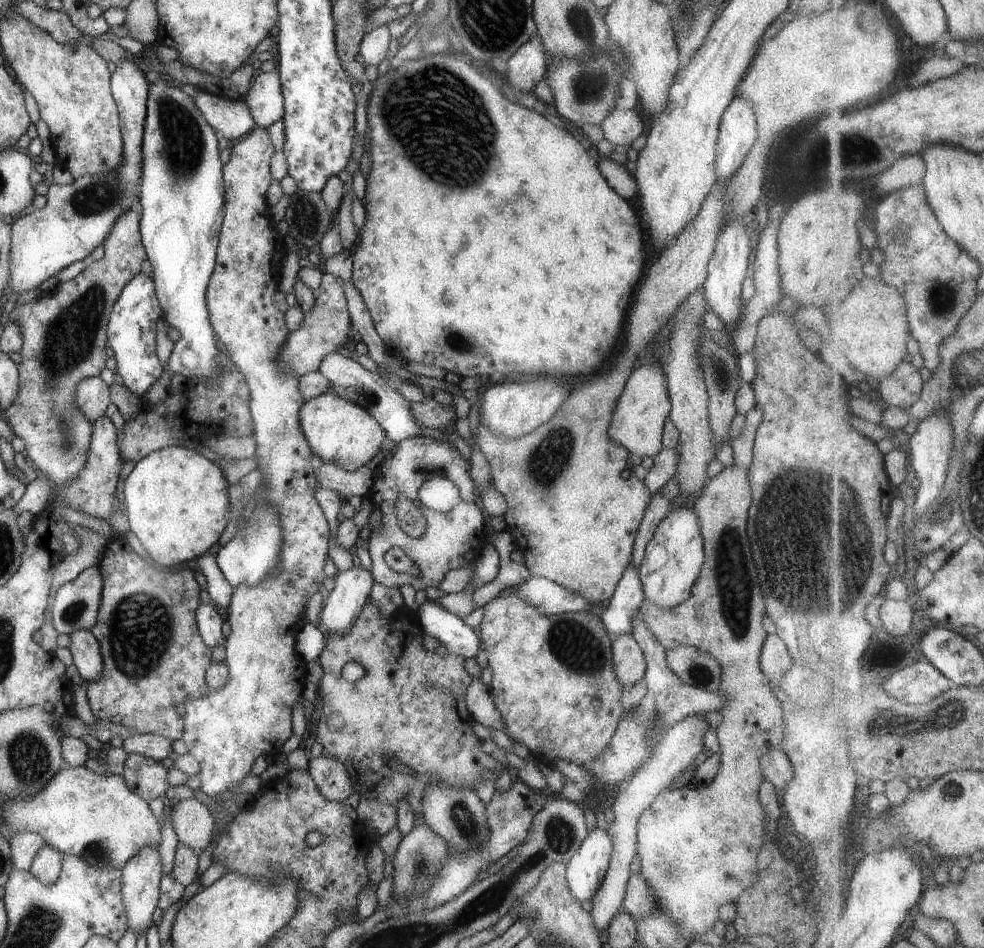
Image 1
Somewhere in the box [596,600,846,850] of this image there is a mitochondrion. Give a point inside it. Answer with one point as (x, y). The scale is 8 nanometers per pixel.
(700, 674)

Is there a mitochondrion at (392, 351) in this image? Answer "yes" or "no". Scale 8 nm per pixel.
no

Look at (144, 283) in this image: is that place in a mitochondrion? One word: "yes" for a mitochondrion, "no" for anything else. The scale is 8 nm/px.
no

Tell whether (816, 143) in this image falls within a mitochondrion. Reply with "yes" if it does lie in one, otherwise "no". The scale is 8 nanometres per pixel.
yes

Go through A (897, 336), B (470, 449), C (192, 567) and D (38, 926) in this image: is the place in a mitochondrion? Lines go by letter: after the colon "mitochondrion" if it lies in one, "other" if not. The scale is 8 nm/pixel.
A: other
B: other
C: other
D: mitochondrion

